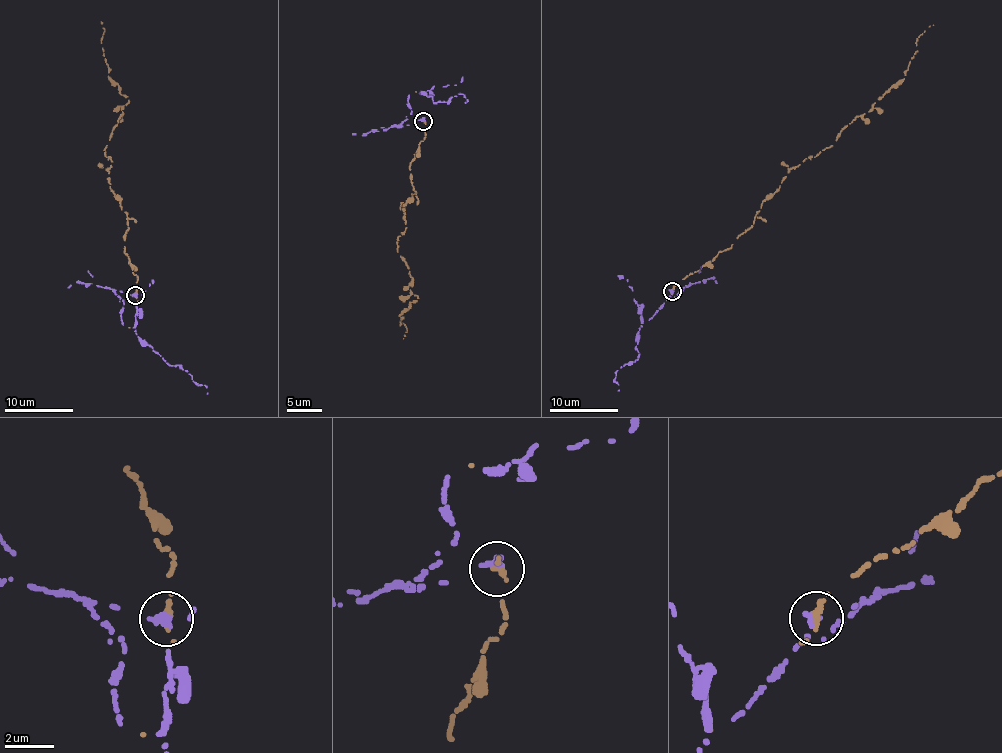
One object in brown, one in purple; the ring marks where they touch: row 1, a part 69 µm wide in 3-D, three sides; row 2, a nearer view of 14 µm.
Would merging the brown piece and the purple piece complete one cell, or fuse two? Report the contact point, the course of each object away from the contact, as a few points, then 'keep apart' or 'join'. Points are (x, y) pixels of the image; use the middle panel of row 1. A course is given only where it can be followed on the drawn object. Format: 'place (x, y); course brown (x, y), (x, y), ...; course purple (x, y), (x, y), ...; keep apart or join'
place (423, 121); course brown (422, 120), (410, 164), (416, 192), (403, 206), (397, 244), (418, 298), (398, 316), (403, 339); course purple (422, 120), (411, 113), (409, 95), (421, 92), (436, 102), (448, 102), (463, 94), (466, 103); keep apart

